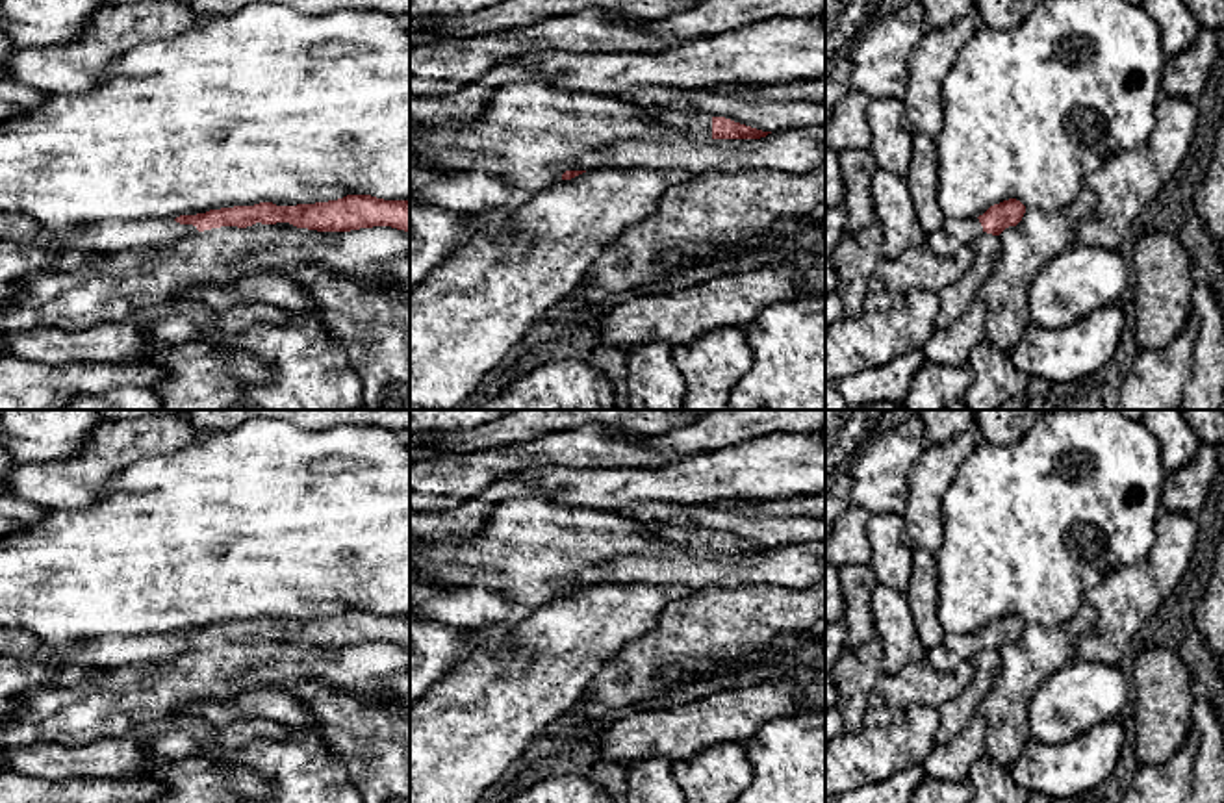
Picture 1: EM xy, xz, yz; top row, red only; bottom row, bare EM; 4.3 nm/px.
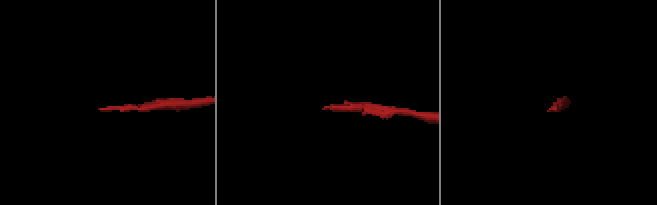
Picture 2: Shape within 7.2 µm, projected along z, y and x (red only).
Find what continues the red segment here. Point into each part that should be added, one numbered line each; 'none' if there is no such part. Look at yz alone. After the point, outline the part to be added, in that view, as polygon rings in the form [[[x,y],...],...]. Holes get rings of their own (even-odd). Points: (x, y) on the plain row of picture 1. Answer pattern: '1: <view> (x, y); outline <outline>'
1: yz (952, 651); outline [[[950,634],[944,642],[927,651],[929,664],[942,673],[953,671],[959,664],[970,662],[975,653],[983,649],[979,634],[968,638],[951,638]]]

